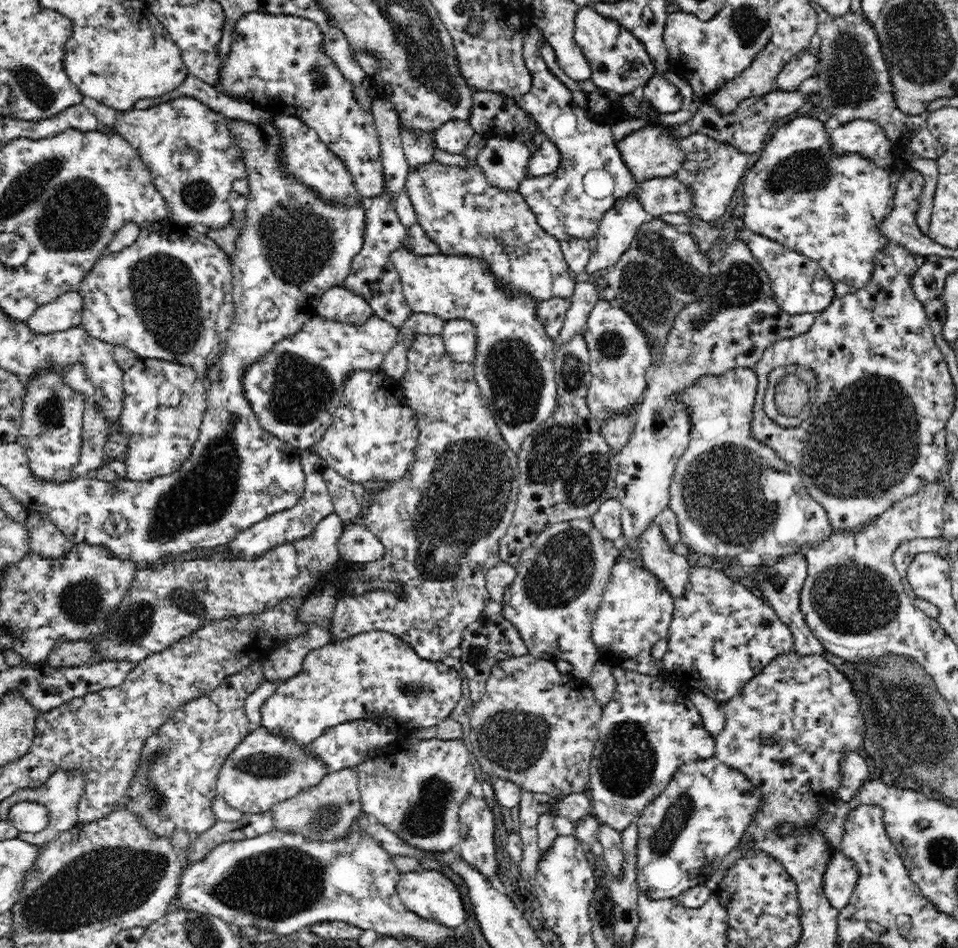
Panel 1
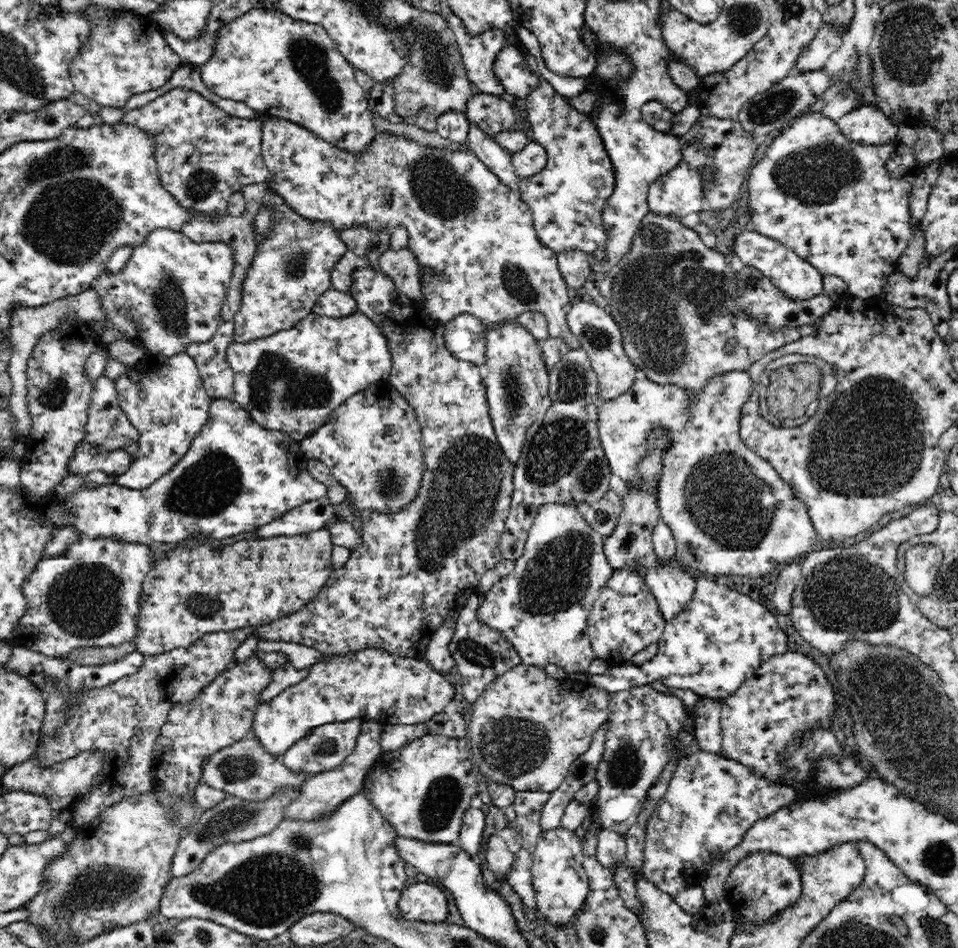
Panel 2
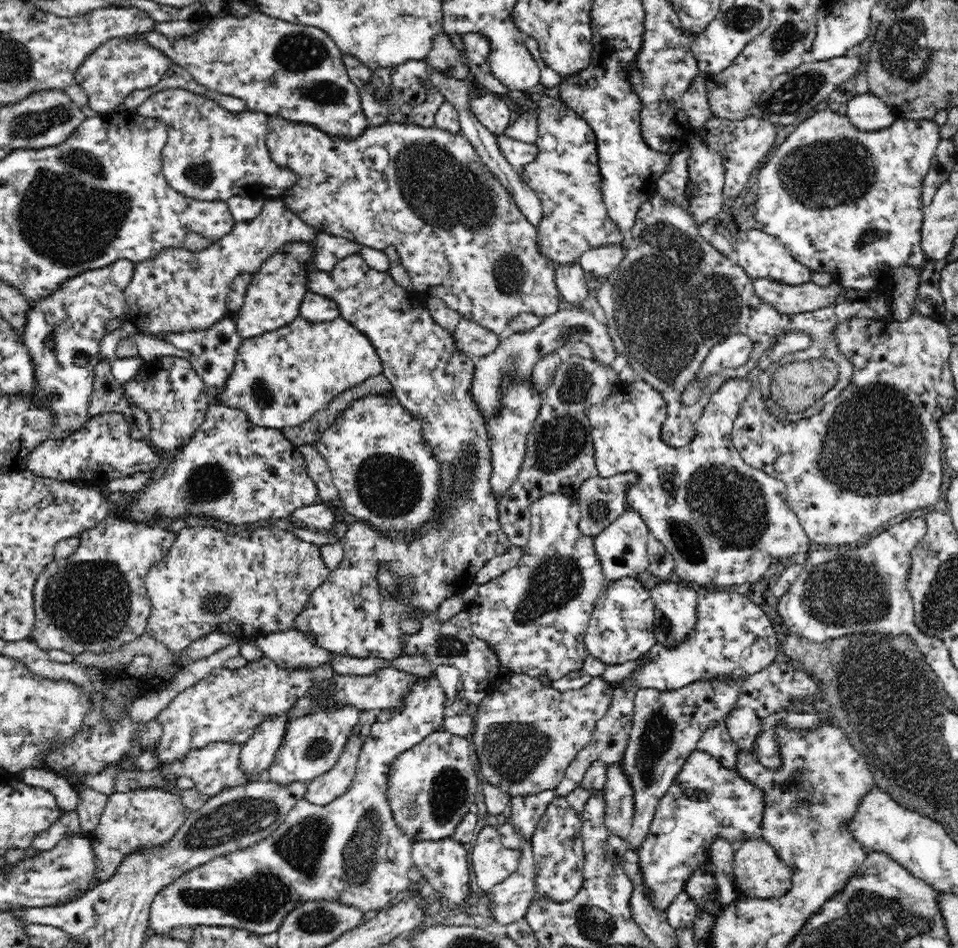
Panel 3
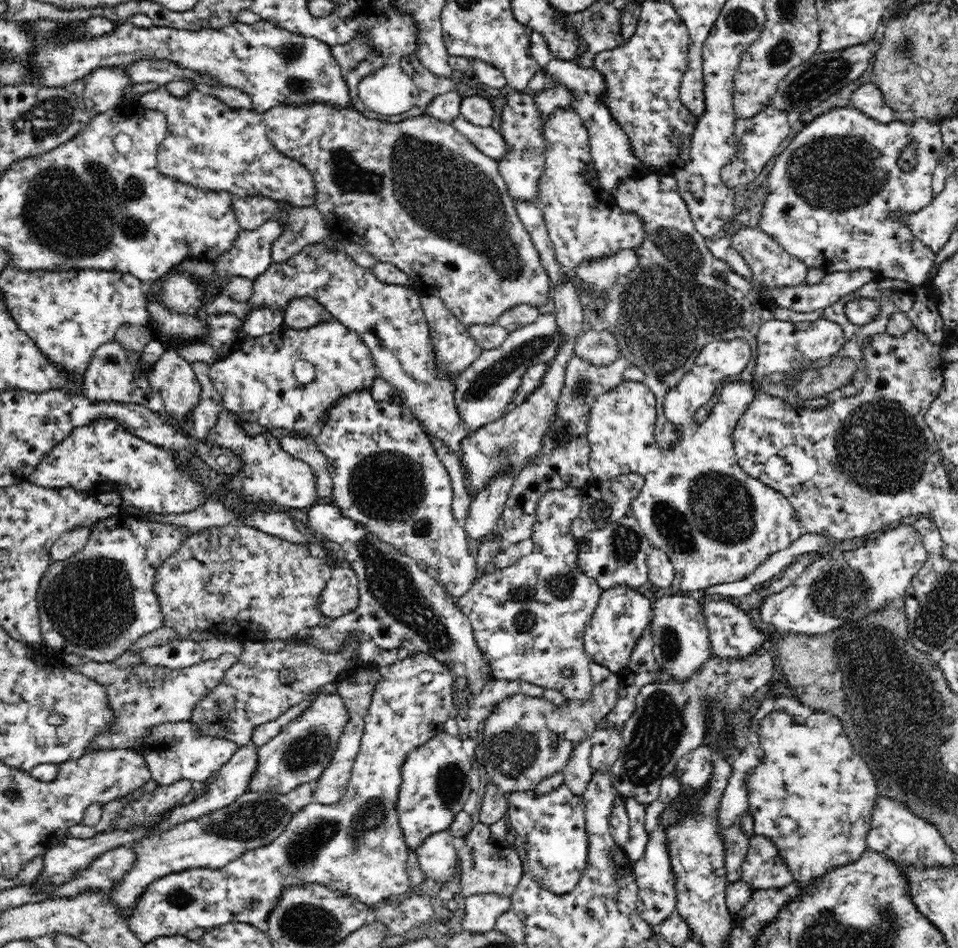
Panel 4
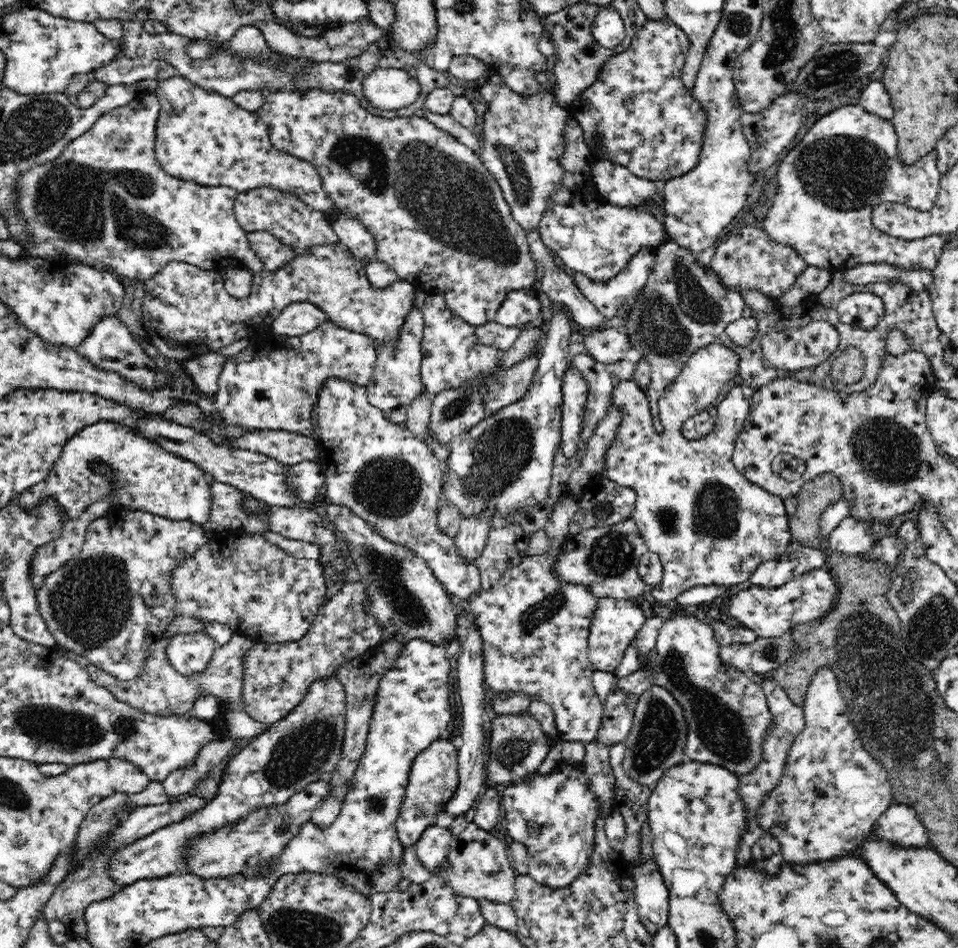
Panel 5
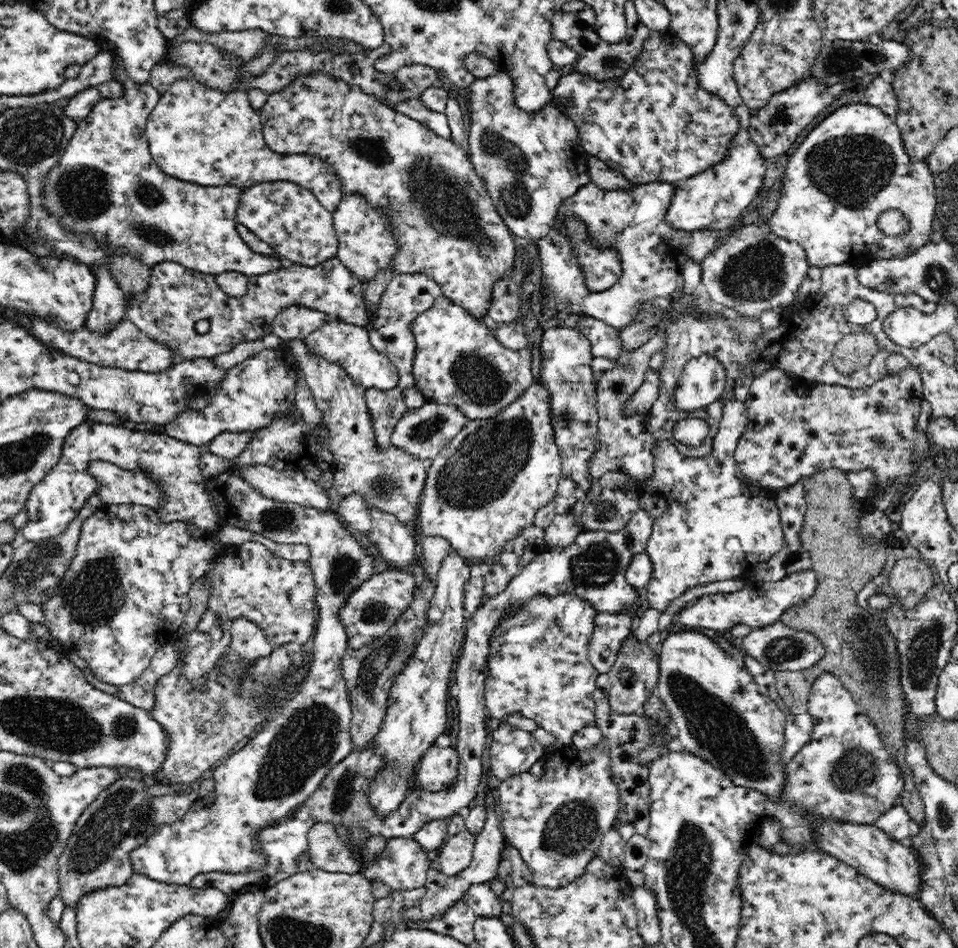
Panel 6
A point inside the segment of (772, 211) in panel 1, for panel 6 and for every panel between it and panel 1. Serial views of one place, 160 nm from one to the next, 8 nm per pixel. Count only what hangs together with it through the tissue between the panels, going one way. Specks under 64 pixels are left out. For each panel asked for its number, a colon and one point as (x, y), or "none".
2: (843, 206)
3: (848, 202)
4: (834, 193)
5: (829, 183)
6: (862, 169)

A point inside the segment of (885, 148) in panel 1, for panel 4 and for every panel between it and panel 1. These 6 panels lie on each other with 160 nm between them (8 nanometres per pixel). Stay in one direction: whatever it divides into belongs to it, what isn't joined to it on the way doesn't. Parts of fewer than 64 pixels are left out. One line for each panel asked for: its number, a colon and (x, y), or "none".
2: (867, 125)
3: (867, 112)
4: (868, 99)

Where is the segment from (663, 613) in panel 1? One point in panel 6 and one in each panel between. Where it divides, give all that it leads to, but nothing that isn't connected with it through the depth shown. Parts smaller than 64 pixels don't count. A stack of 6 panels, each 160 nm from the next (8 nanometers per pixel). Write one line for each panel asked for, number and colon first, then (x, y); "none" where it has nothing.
2: (625, 619)
3: (620, 629)
4: (622, 613)
5: (616, 622)
6: (610, 630)

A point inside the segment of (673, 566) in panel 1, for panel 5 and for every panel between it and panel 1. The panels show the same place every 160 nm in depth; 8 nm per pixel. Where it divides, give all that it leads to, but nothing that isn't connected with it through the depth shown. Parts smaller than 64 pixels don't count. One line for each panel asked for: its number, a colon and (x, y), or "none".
2: (673, 588)
3: (675, 604)
4: (681, 640)
5: (726, 711)

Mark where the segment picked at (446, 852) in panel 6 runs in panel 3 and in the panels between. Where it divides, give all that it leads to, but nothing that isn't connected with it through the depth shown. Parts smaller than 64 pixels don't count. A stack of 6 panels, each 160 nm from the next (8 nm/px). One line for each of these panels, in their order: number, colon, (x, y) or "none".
3: (493, 863)
4: (487, 865)
5: (477, 866)

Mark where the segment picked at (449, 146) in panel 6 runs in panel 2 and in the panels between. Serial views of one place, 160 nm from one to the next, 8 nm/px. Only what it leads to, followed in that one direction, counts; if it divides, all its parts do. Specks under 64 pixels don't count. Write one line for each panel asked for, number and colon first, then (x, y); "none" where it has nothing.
2: (477, 251)
3: (459, 234)
4: (418, 195)
5: (439, 219)

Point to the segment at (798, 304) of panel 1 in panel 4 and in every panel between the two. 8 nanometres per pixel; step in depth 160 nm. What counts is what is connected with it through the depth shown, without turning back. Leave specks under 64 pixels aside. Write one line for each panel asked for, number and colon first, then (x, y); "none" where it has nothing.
2: (795, 277)
3: (759, 254)
4: (772, 267)

